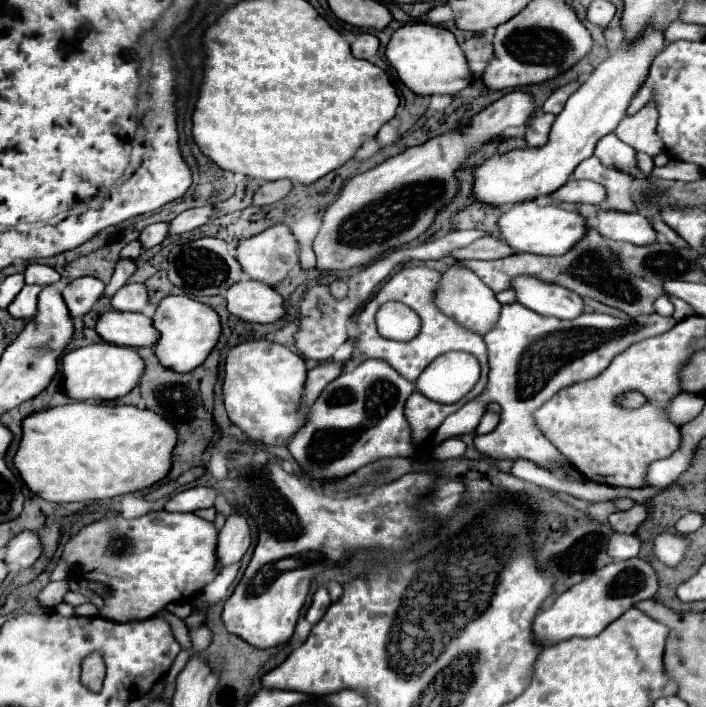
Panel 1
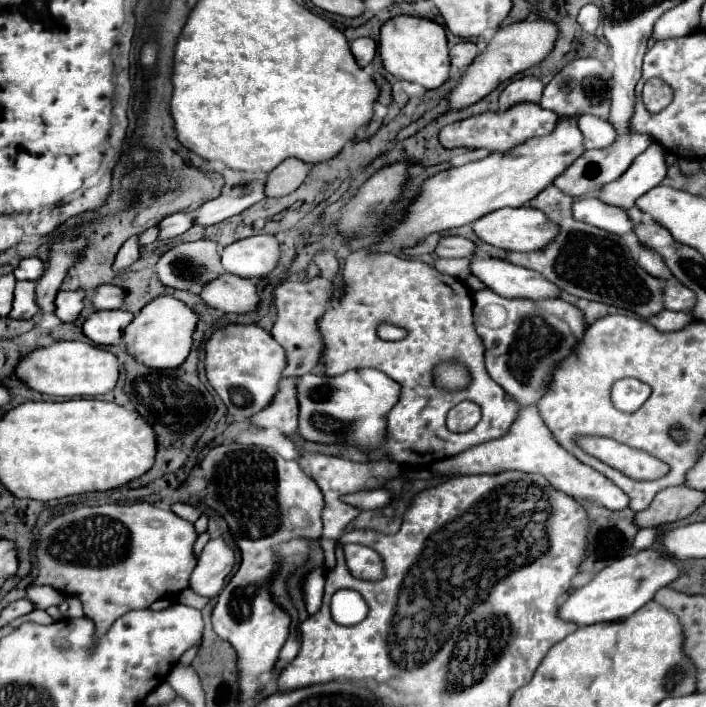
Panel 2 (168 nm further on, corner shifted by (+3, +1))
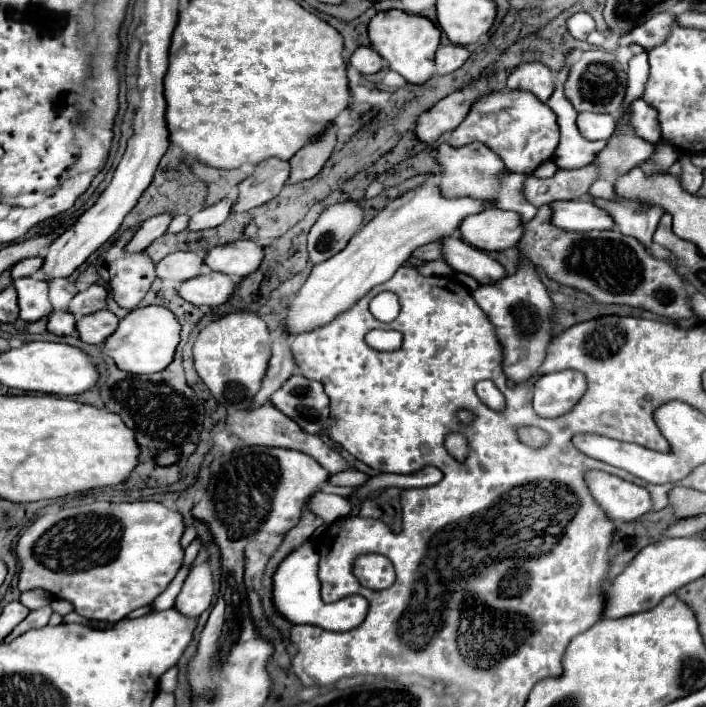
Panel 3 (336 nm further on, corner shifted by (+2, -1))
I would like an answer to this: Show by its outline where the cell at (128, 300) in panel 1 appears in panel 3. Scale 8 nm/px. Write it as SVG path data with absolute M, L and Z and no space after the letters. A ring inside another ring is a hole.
M91 285L89 289L77 293L69 303L69 313L75 315L75 319L81 319L83 315L95 313L105 309L107 305L107 291L101 285Z

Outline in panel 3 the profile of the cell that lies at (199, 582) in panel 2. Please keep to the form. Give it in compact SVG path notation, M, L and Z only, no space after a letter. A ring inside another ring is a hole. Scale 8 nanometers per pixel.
M203 561L191 567L183 583L183 589L175 601L175 607L189 617L197 617L211 605L211 599L213 599L213 571L209 561Z

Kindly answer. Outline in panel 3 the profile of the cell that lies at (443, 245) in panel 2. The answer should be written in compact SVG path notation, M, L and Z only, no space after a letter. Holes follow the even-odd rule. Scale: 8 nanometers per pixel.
M429 243L429 245L423 245L419 251L413 253L415 257L423 259L423 261L435 261L435 259L443 259L443 247L441 243Z

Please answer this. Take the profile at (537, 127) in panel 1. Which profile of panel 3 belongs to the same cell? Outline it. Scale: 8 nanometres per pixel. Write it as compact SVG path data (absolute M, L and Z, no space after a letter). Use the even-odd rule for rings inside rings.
M497 91L483 95L477 103L473 103L469 115L463 123L447 135L447 143L453 147L463 147L467 143L479 141L495 151L507 171L513 173L529 173L541 161L553 157L559 145L559 127L555 113L541 103L537 97L525 91Z

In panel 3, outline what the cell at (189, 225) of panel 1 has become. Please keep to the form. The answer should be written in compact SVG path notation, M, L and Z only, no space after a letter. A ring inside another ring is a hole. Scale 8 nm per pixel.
M269 158L259 165L259 169L237 185L237 197L233 201L231 213L243 213L253 207L267 203L269 199L277 197L289 177L289 163Z

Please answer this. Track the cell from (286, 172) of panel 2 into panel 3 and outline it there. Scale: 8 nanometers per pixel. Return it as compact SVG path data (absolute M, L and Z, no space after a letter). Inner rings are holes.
M331 125L331 129L327 129L317 141L305 145L297 155L291 157L289 161L291 175L287 183L293 185L293 183L301 183L305 179L315 177L327 163L333 151L333 145L335 145L335 125Z

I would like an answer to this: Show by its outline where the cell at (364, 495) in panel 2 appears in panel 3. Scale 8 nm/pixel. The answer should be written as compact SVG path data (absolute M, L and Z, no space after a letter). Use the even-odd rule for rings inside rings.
M315 493L313 501L309 501L307 509L311 509L315 515L319 515L327 525L335 523L337 519L343 519L351 509L353 503L349 497L341 495L327 495L327 493Z

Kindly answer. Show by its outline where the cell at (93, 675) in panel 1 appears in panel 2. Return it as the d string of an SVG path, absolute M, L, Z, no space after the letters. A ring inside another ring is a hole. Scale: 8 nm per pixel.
M150 503L80 507L52 517L40 529L36 537L38 575L34 585L50 585L64 595L78 597L84 607L84 615L96 623L96 631L102 635L118 617L128 613L128 609L146 609L156 599L176 597L188 587L188 577L196 565L192 553L194 541L196 531L192 523Z

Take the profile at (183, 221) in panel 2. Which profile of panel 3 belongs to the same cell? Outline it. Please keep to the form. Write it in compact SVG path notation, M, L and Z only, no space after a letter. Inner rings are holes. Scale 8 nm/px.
M219 201L211 207L205 207L205 209L191 215L187 229L189 231L201 231L201 229L217 227L229 217L229 211L231 211L231 201Z

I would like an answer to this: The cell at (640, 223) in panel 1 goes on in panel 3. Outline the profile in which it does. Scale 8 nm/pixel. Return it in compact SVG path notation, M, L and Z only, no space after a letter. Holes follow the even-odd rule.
M555 201L553 225L569 231L593 231L593 229L613 229L613 217L595 205L593 201Z

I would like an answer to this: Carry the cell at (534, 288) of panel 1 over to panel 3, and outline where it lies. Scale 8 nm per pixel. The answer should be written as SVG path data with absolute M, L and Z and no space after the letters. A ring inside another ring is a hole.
M459 237L443 239L443 261L453 271L471 275L481 285L497 283L507 275L505 267L499 261L491 259L481 249L467 245L465 241L459 241Z

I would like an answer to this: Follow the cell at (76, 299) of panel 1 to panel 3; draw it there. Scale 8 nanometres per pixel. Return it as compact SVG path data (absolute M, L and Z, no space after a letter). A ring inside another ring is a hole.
M53 311L49 315L47 329L55 335L71 335L75 331L75 317L67 311Z

